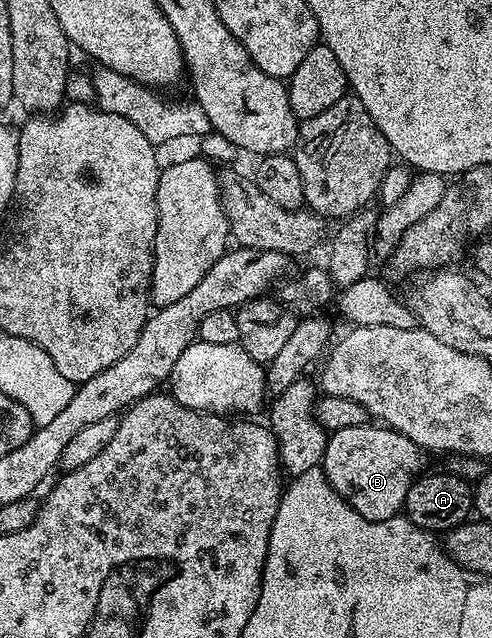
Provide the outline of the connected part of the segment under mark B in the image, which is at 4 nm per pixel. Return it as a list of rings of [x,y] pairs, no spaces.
[[[353,422],[348,428],[330,433],[326,438],[327,445],[323,448],[323,461],[321,467],[327,476],[327,483],[333,486],[333,490],[344,502],[357,514],[366,520],[388,520],[400,515],[407,503],[407,495],[416,480],[419,479],[423,468],[424,449],[417,447],[409,438],[405,438],[400,432],[386,426],[376,426],[371,422]]]

